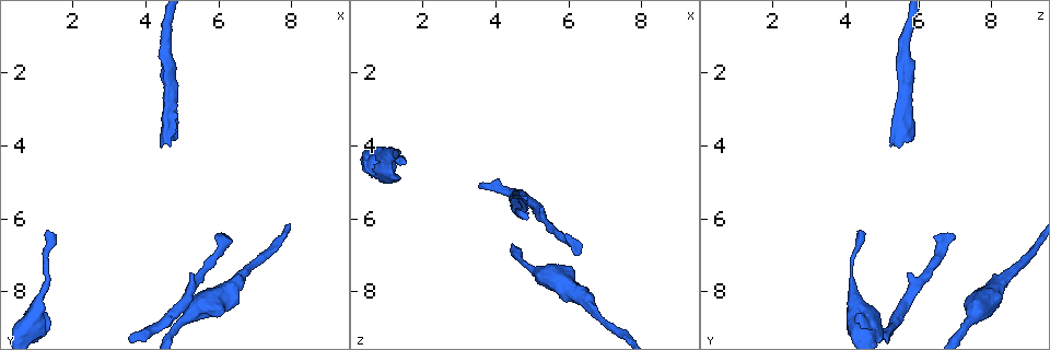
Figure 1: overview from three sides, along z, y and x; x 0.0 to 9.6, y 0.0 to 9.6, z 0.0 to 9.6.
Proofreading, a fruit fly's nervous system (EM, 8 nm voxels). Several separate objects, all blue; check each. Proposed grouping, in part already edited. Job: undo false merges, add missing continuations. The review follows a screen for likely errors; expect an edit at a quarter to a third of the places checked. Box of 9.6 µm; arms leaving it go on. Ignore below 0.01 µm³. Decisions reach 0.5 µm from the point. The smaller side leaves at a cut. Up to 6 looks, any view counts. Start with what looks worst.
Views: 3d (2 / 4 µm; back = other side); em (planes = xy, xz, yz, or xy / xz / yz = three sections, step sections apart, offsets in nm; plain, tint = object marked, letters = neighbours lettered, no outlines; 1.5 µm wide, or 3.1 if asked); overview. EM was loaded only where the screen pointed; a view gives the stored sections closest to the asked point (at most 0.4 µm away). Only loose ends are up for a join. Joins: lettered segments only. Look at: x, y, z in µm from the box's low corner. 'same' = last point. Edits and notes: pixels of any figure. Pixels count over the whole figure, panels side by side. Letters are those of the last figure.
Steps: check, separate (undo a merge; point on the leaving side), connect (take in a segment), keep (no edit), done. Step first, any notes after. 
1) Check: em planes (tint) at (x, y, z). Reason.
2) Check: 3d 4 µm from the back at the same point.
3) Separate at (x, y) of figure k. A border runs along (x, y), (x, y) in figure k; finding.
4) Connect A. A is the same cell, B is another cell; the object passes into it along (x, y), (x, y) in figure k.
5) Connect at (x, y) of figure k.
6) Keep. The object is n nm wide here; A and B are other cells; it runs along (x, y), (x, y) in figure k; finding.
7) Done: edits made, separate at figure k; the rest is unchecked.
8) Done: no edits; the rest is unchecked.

Check: 3d 4 µm at (4.85, 3.65, 5.85). An open end.

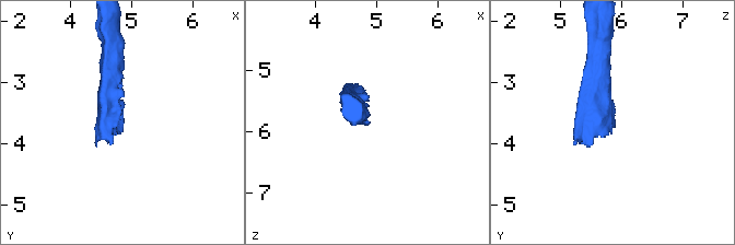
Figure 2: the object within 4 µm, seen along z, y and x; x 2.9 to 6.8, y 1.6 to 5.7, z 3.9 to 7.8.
Check: em planes (tint) at (4.90, 3.70, 5.90). The arms are 280, 300 nm wide; shape alone is not enough.

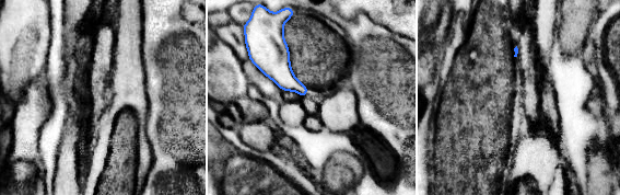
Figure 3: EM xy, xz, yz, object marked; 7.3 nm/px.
Check: em planes (letters) at the same point.

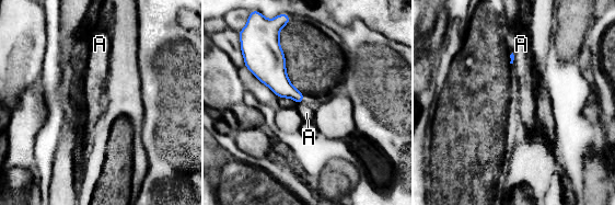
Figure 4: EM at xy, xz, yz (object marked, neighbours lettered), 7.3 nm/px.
Keep. A is another cell; a border runs along (298, 102), (302, 103) in figure 4; none of them fits.

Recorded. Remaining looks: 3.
Check: 3d 4 µm at (1.30, 6.35, 4.35). Branch stops here.

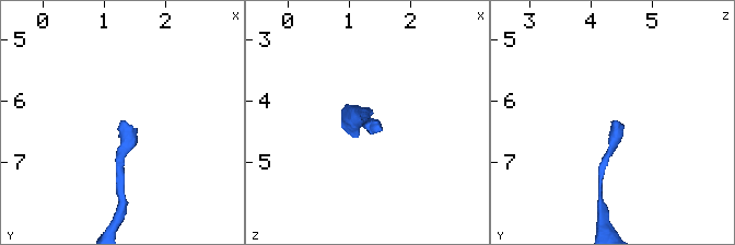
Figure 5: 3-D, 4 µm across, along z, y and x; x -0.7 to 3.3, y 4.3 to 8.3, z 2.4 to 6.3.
Check: em planes (letters) at (1.30, 6.35, 4.40). Shape alone is not enough.

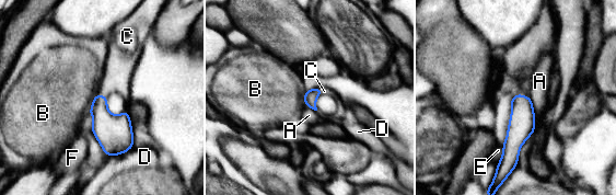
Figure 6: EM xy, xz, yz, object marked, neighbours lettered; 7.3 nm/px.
Connect C. C is the same cell, A, B, D, E and F are other cells; the cell continues.

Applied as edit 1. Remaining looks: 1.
Done: edits made, connect at figure 6; the rest is unchecked.

